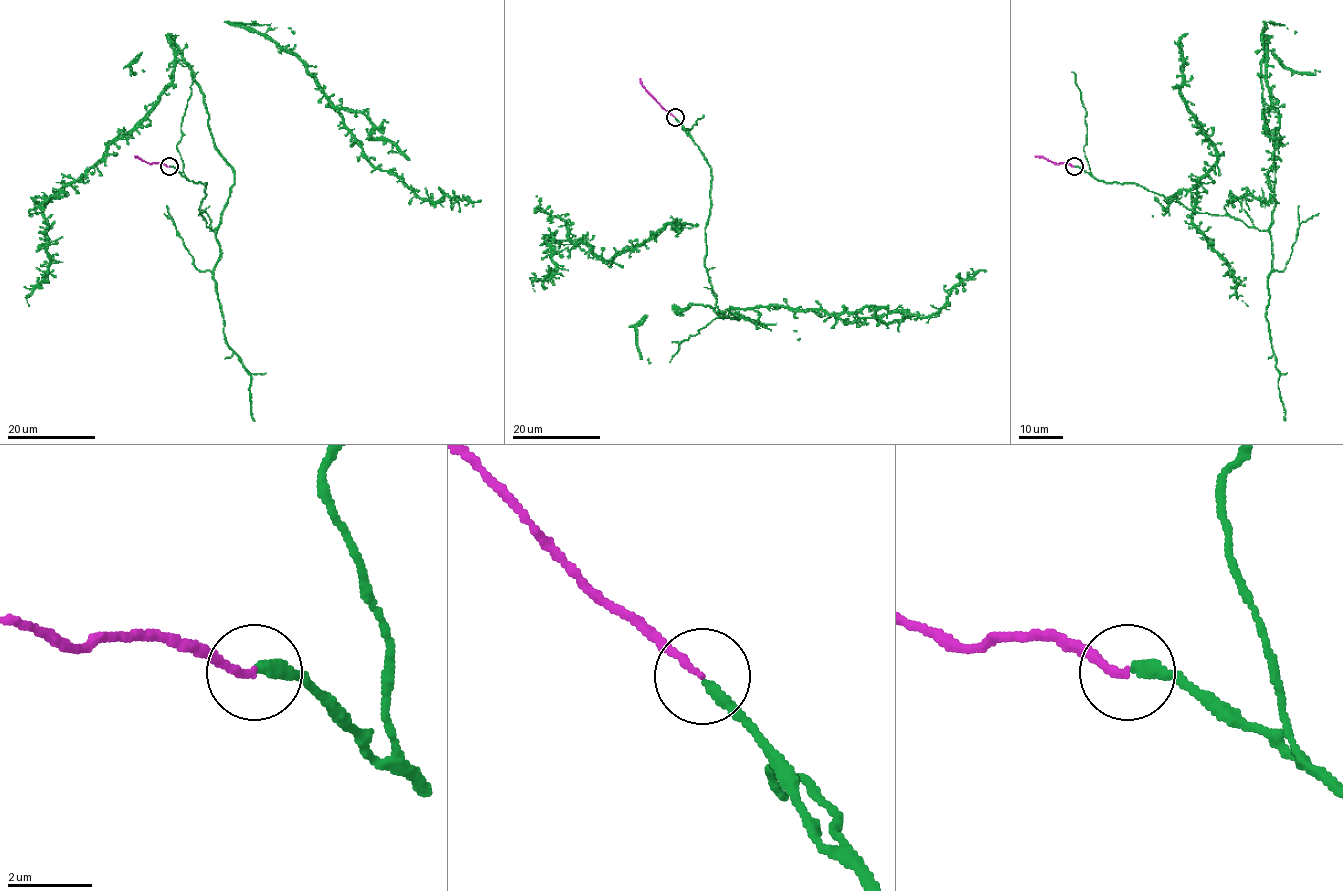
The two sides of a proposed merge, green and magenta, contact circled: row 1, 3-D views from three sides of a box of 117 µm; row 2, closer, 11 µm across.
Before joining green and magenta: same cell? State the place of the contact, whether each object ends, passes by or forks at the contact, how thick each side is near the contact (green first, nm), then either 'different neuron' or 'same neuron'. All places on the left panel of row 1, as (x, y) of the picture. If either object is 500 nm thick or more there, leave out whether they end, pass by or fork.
at (169, 166); green ends there; magenta ends there; 300 nm thick on the green side, 170 nm on the other; same neuron

